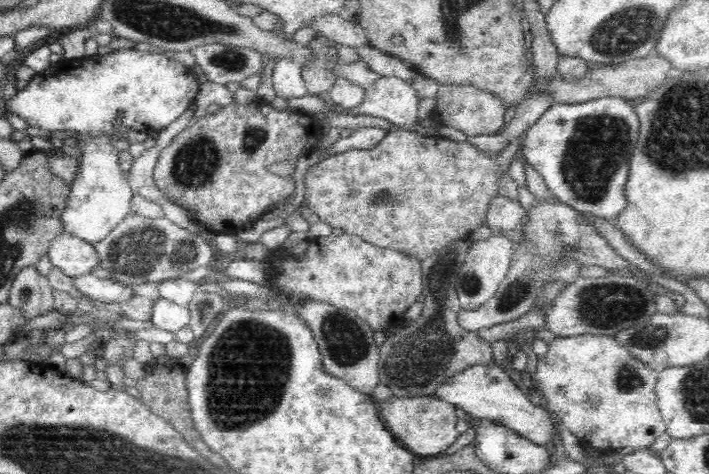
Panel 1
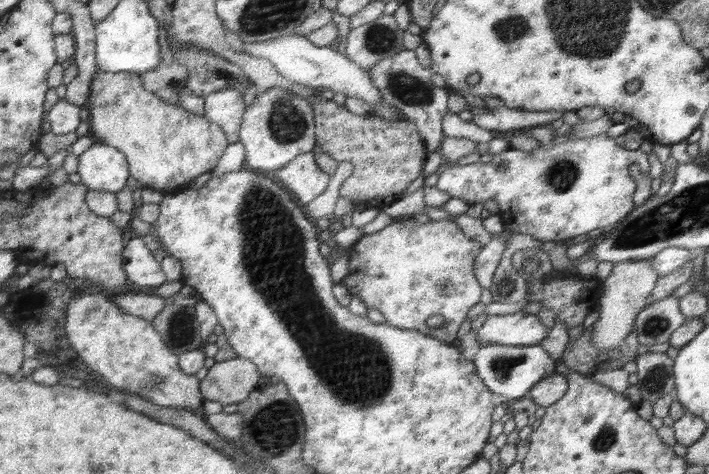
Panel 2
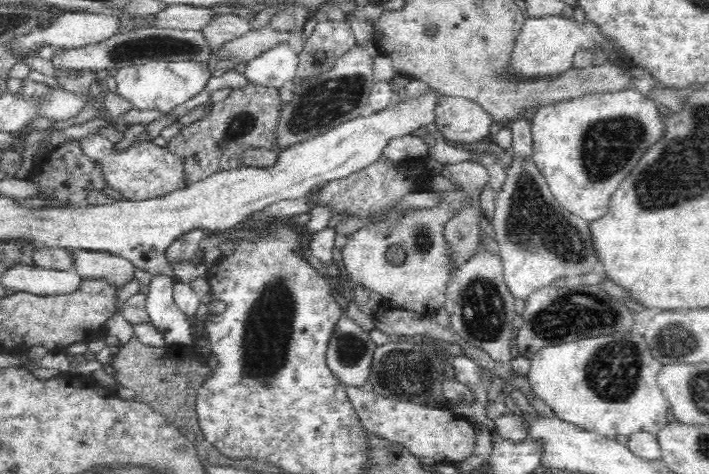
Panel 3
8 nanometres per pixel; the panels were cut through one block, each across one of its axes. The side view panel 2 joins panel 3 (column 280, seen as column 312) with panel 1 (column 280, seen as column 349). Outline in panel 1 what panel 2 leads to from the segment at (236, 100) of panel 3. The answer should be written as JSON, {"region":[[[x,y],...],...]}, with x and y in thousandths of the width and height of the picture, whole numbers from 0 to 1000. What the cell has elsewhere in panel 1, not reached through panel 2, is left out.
{"region":[[[370,213],[353,215],[347,222],[327,217],[322,224],[315,224],[310,232],[300,241],[292,241],[272,259],[268,259],[261,272],[251,281],[244,293],[240,308],[231,312],[224,327],[220,350],[216,359],[216,373],[220,392],[227,401],[228,409],[237,414],[244,426],[262,439],[271,451],[274,464],[293,487],[303,494],[326,494],[333,496],[344,477],[362,464],[362,460],[385,428],[396,418],[406,416],[415,405],[417,388],[412,380],[412,371],[389,371],[384,361],[384,348],[405,340],[406,335],[420,335],[425,327],[441,314],[443,304],[449,304],[454,291],[454,264],[441,245],[426,241],[410,232],[409,228],[401,234],[392,234],[379,217]]]}

